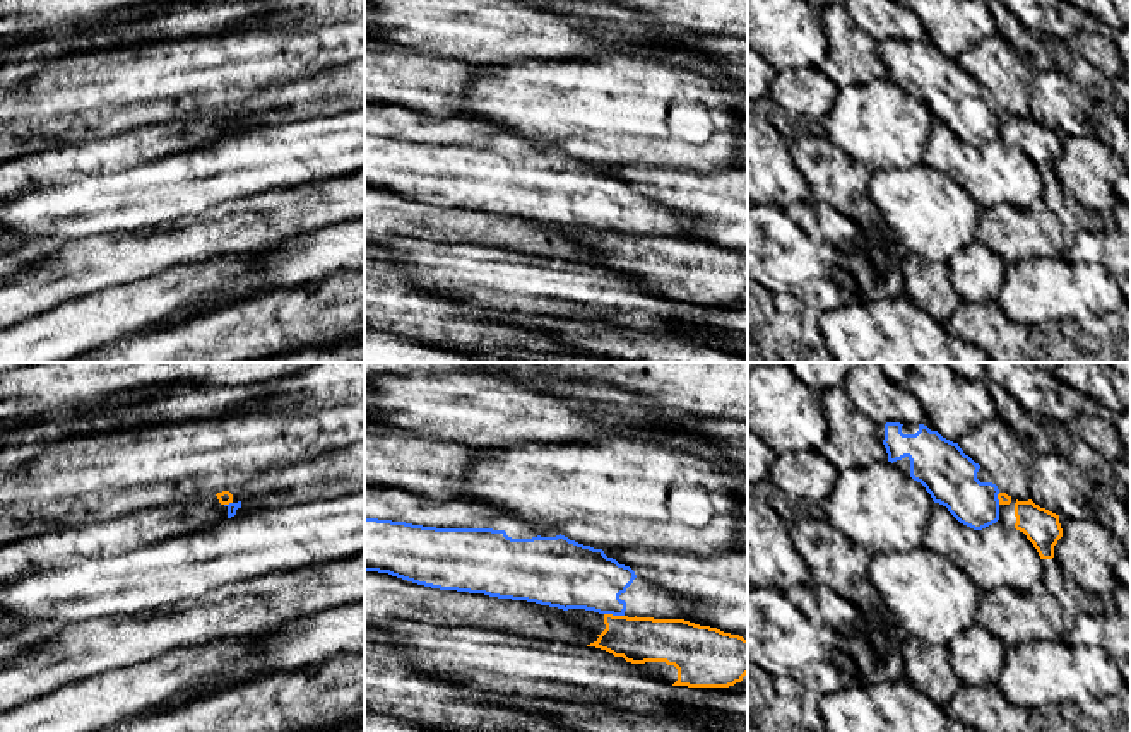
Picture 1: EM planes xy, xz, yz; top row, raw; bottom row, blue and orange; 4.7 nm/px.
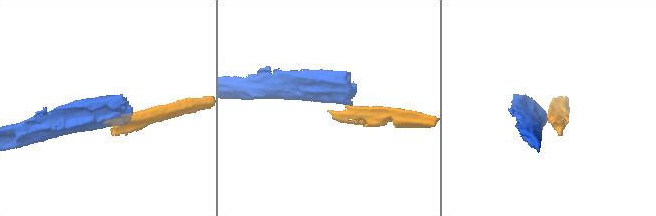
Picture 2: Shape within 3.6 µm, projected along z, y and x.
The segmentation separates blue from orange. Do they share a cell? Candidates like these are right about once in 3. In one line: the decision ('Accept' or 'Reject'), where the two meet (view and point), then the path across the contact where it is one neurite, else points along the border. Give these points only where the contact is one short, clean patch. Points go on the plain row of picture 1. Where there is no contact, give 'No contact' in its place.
Reject. Touches blue at xz (615, 231). Boundary: xz (604, 230), (623, 233)

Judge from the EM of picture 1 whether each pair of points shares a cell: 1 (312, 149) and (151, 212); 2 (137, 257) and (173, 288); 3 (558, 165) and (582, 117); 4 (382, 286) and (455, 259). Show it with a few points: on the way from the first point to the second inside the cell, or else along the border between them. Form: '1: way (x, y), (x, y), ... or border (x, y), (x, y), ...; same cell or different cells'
1: way (274, 177), (230, 185), (192, 204); same cell
2: border (195, 264), (175, 264), (117, 284); different cells
3: border (527, 139), (536, 146), (558, 147), (601, 166); different cells
4: border (406, 277), (418, 288), (442, 298); different cells

